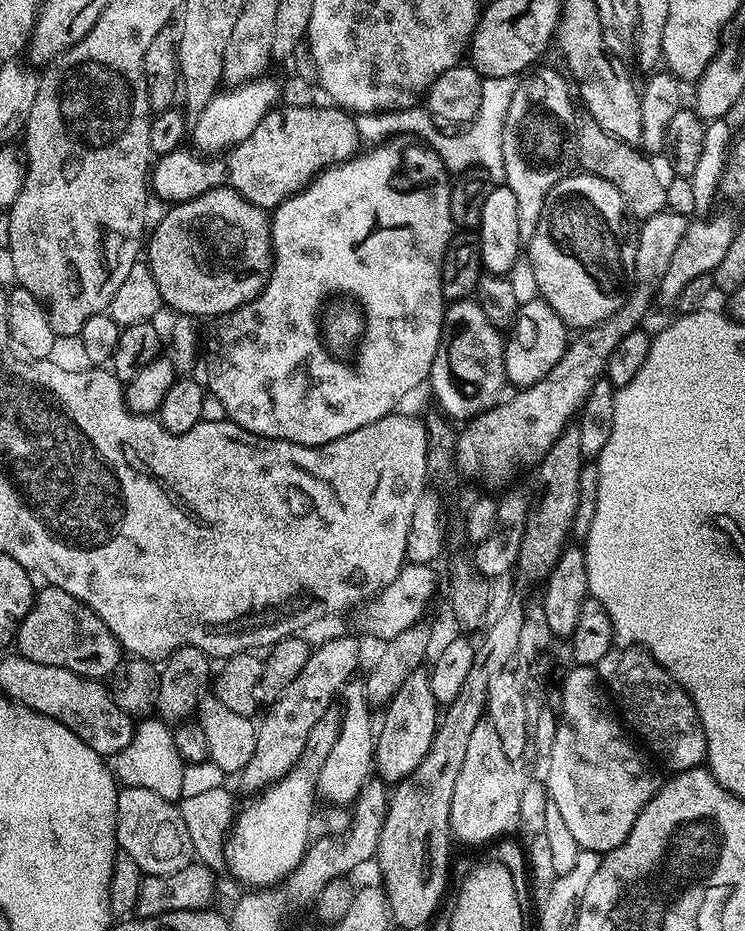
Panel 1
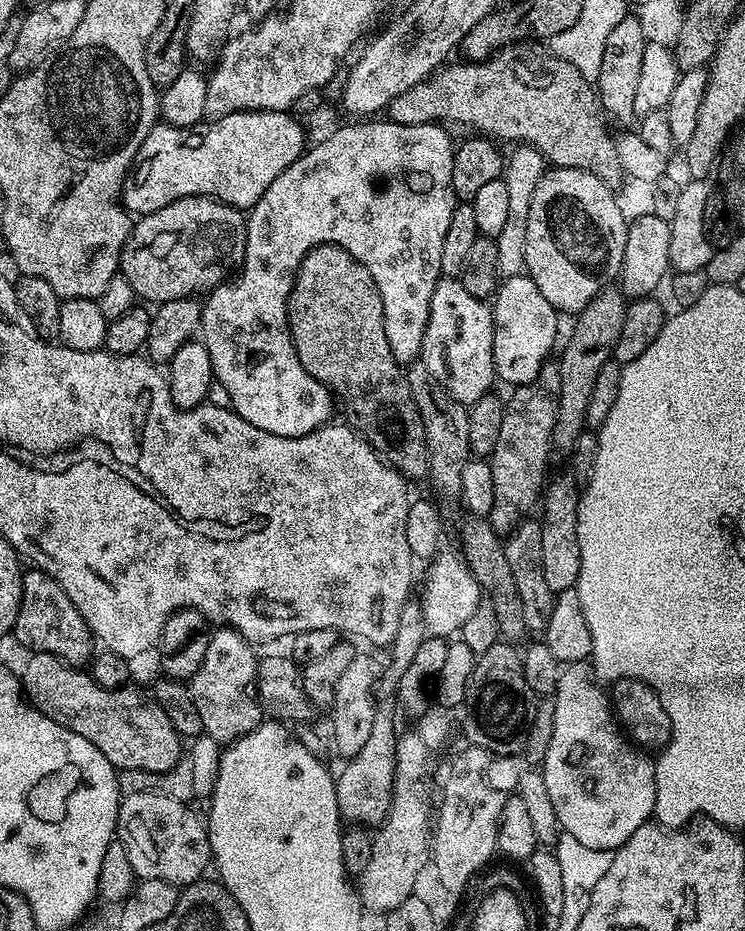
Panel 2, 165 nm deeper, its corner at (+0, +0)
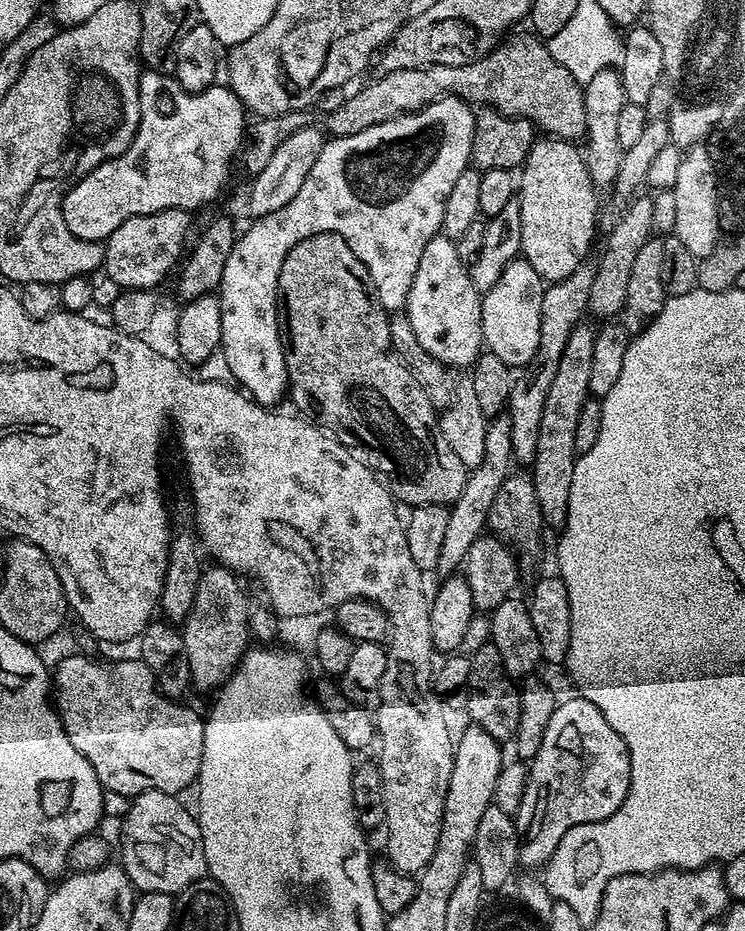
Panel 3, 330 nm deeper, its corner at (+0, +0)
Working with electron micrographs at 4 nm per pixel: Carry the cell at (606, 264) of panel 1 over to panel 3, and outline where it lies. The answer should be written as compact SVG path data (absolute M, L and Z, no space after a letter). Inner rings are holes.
M537 139L518 176L518 199L522 206L520 250L523 259L538 270L545 282L574 274L589 259L588 251L596 240L598 190L592 185L583 151L576 147L570 140Z

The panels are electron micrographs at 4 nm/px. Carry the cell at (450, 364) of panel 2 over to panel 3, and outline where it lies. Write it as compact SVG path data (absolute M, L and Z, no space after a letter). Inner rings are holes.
M443 234L435 236L426 242L426 250L422 250L418 274L414 274L406 305L410 326L414 326L414 335L418 342L422 342L426 354L449 369L471 369L484 348L480 309L482 293L474 290L468 269L465 260L458 258L456 242Z

